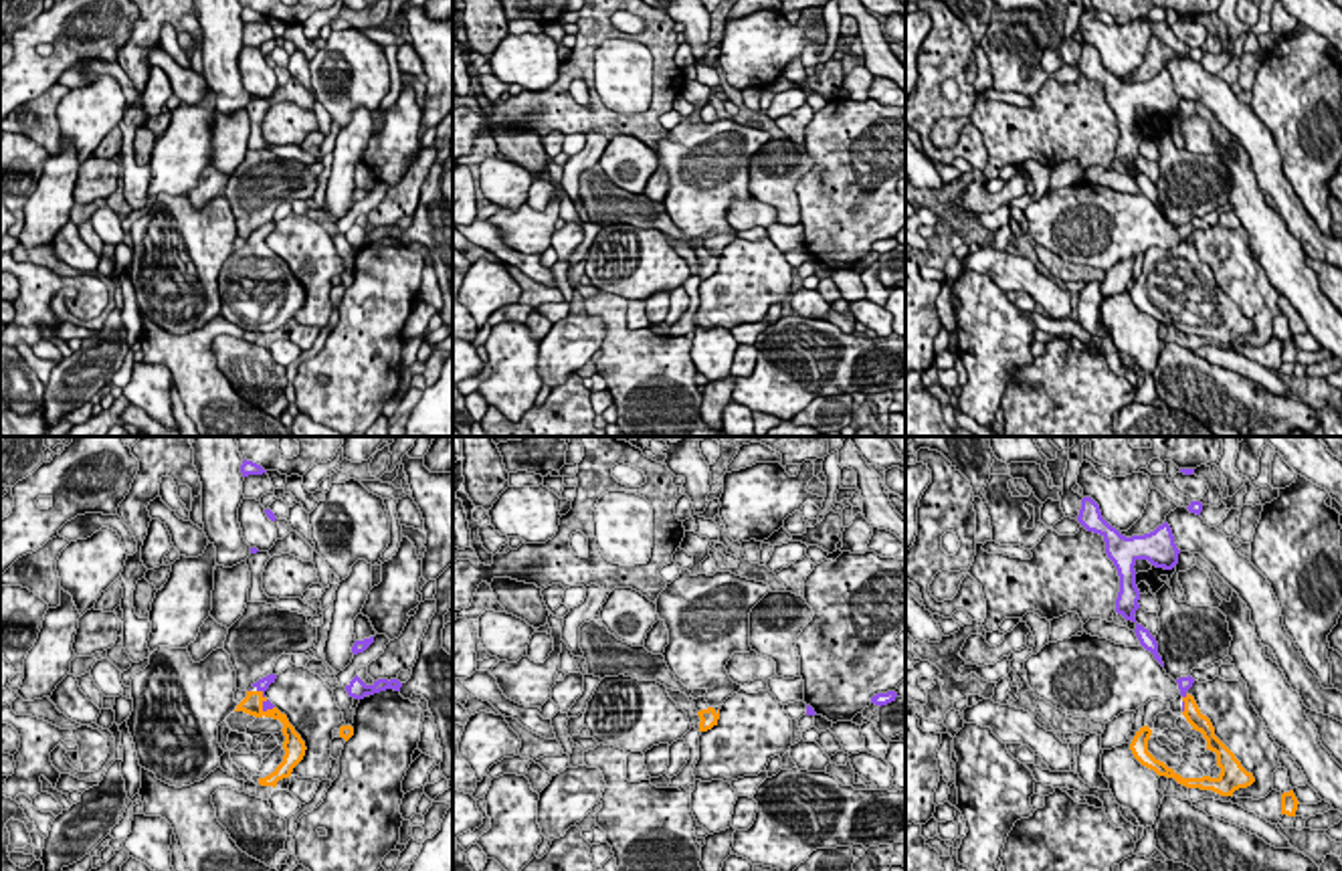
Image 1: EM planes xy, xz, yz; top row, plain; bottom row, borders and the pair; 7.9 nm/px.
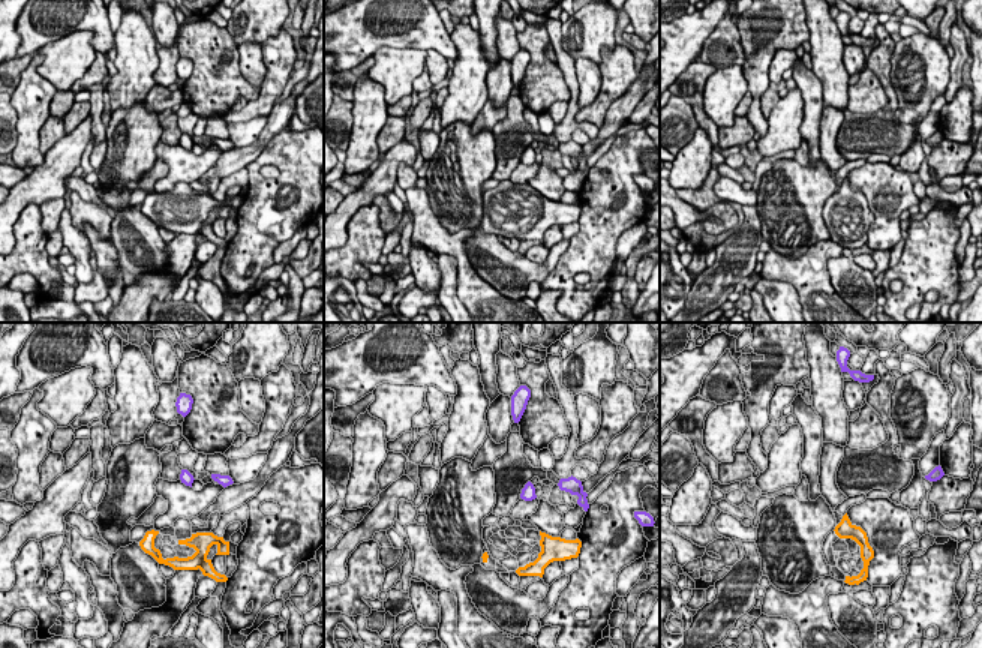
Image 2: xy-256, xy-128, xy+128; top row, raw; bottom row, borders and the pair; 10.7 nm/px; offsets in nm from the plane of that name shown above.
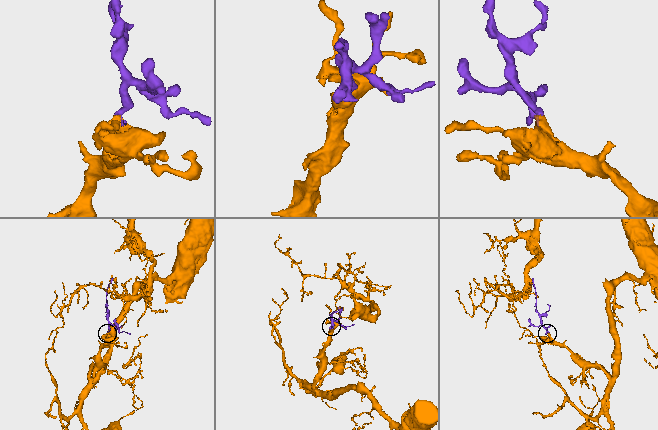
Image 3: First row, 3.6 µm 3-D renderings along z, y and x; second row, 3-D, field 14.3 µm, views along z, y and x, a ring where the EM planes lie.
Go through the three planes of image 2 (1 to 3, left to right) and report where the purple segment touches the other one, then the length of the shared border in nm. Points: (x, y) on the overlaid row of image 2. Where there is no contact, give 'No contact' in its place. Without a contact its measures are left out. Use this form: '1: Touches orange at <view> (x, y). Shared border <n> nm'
1: No contact
2: No contact
3: No contact

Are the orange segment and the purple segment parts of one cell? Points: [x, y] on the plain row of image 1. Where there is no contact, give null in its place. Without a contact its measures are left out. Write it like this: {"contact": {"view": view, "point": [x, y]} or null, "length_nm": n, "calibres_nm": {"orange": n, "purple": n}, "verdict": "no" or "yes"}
{"contact": {"view": "xy", "point": [261, 251]}, "length_nm": 220, "calibres_nm": {"orange": 160, "purple": 70}, "verdict": "yes"}

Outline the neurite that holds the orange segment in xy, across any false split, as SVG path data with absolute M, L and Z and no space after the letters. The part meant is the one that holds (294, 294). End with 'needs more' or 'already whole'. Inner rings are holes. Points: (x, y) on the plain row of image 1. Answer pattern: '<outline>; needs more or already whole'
M267 222L263 226L259 226L257 230L253 230L253 238L247 238L247 245L236 253L234 259L245 259L249 263L255 265L273 265L279 267L283 271L283 309L265 325L259 325L261 333L277 333L279 327L289 325L293 315L303 307L305 303L305 289L301 287L301 283L295 279L295 275L289 271L287 263L281 261L267 245L265 238L269 236L271 230L275 230L277 222Z; needs more

